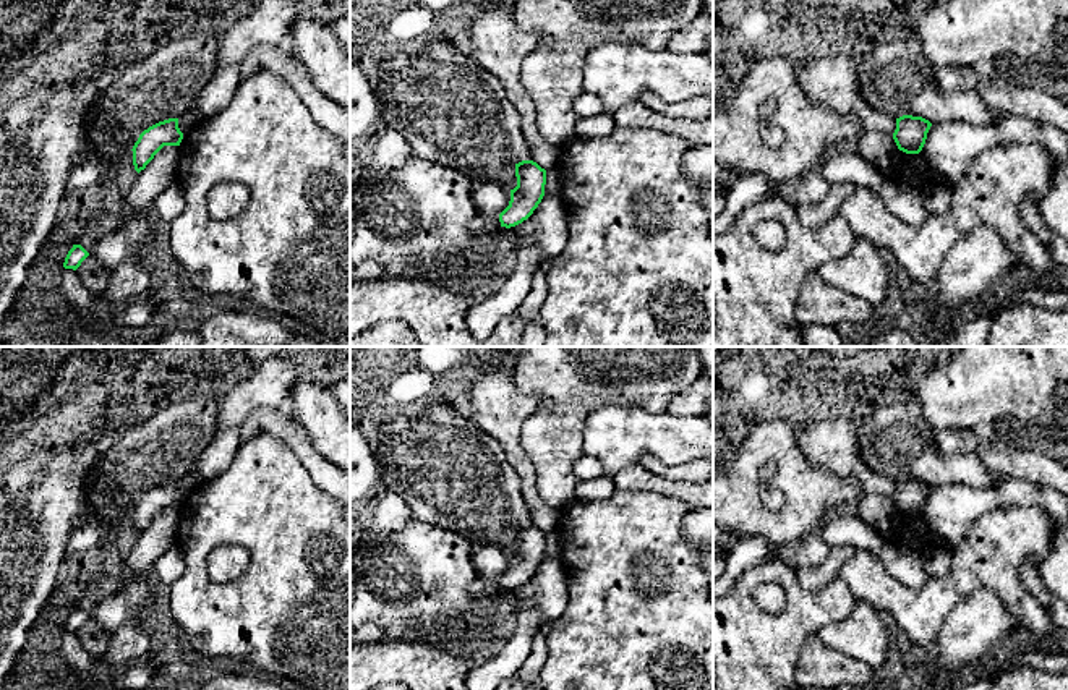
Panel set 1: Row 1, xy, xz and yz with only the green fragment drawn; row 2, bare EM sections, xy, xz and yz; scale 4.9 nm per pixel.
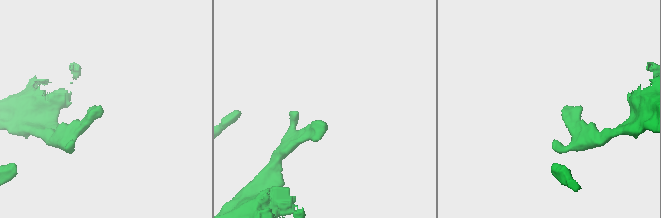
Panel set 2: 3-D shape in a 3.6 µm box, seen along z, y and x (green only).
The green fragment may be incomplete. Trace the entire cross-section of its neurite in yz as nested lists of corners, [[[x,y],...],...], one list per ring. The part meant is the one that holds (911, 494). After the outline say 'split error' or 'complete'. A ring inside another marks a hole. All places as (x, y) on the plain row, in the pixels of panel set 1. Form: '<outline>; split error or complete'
[[[903,478],[896,481],[893,502],[899,513],[919,517],[925,507],[932,486],[922,479]]]; complete

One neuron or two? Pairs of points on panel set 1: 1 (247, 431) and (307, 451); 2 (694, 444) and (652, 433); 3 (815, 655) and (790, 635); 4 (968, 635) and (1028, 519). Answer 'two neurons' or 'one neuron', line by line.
1: one neuron
2: one neuron
3: two neurons
4: two neurons

